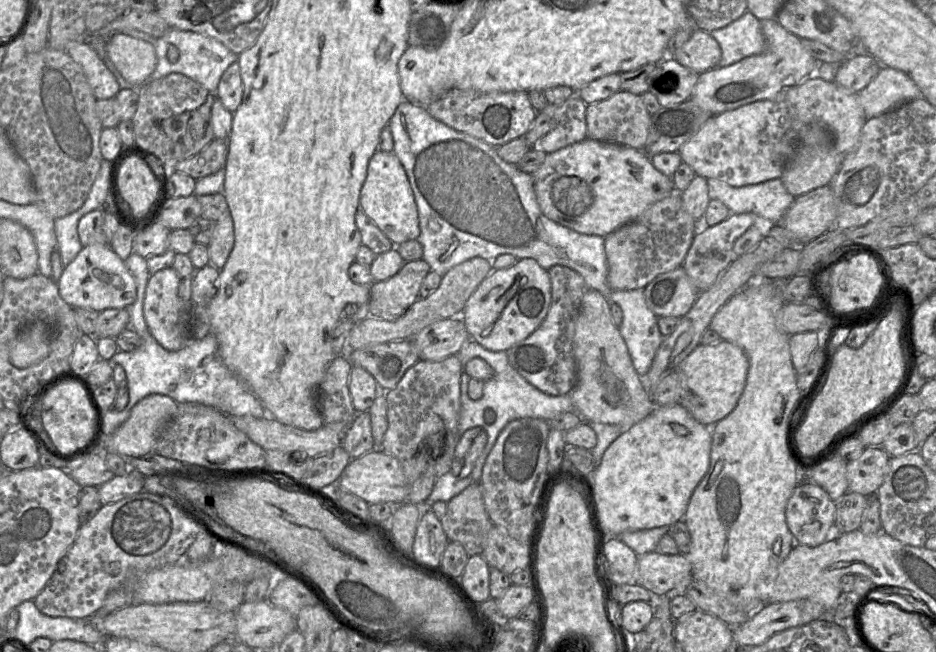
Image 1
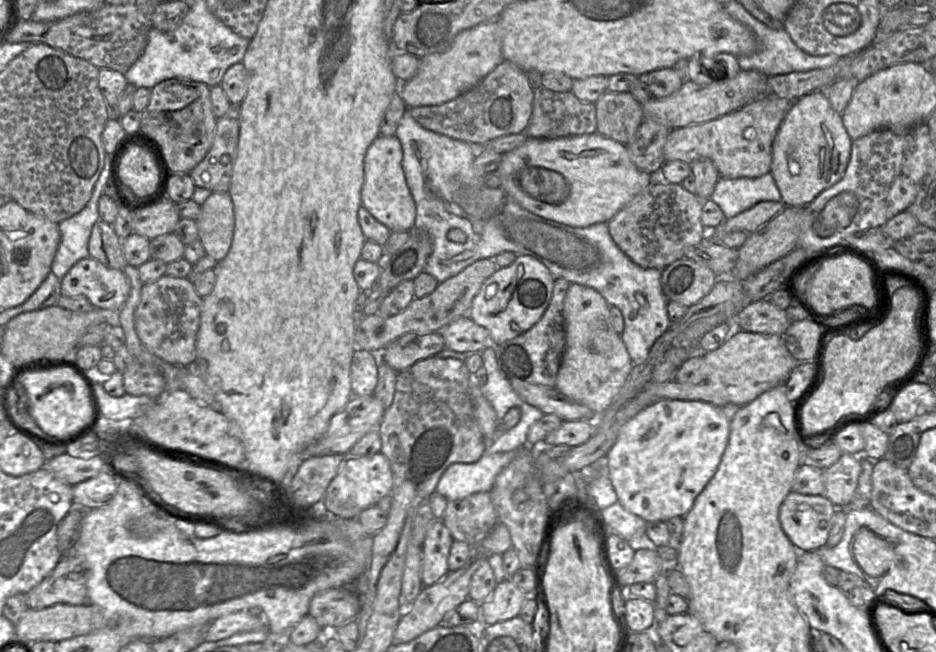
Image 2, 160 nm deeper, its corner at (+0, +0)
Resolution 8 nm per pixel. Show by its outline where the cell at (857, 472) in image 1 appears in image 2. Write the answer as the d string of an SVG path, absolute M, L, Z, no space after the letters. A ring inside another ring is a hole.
M843 453L824 471L823 496L837 508L847 509L853 501L861 473L859 456Z

